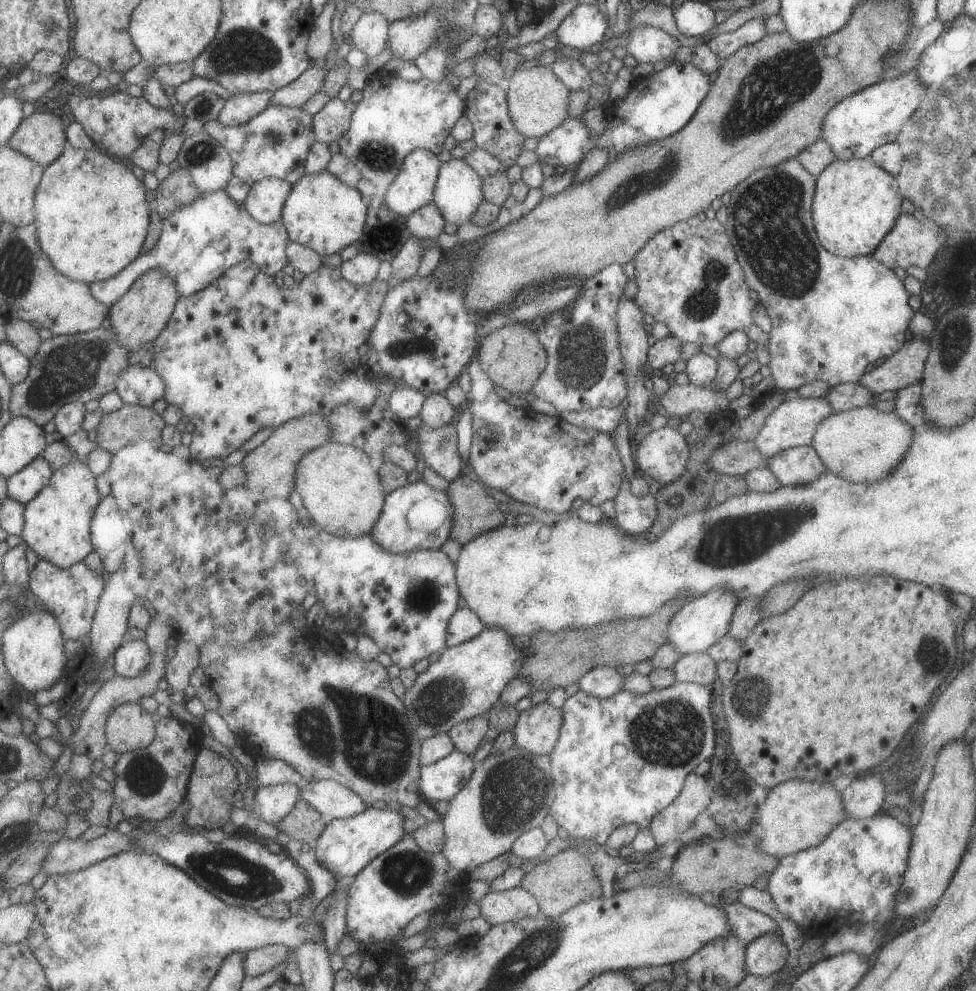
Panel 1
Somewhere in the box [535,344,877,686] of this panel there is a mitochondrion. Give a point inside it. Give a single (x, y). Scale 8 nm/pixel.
(741, 540)

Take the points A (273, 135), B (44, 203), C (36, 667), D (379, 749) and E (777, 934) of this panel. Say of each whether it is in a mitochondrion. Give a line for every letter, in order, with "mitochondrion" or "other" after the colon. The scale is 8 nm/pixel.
A: mitochondrion
B: other
C: other
D: mitochondrion
E: other

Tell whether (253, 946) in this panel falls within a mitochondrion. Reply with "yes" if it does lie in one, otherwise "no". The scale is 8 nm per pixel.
no

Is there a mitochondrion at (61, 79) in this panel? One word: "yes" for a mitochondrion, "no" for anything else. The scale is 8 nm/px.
no

